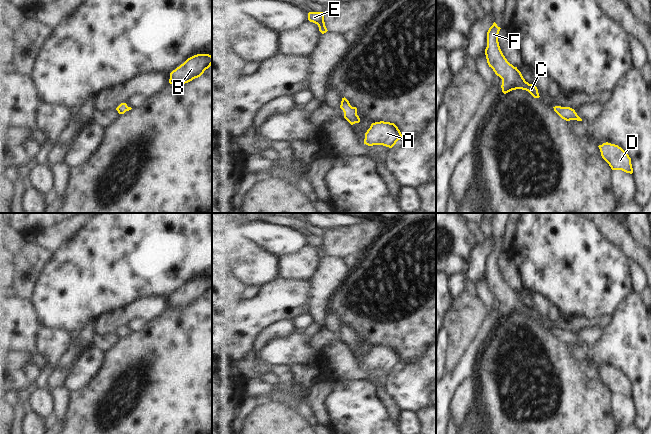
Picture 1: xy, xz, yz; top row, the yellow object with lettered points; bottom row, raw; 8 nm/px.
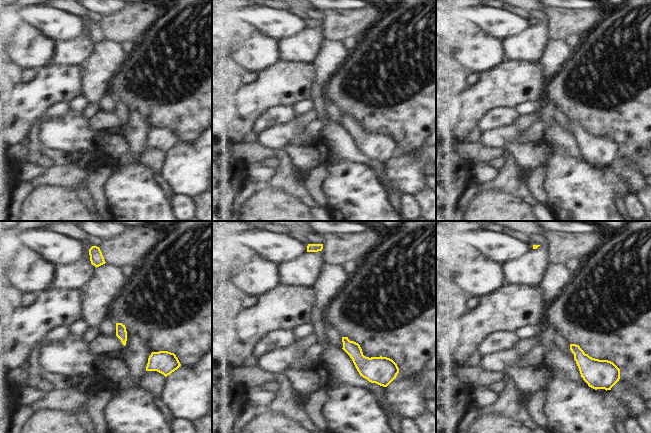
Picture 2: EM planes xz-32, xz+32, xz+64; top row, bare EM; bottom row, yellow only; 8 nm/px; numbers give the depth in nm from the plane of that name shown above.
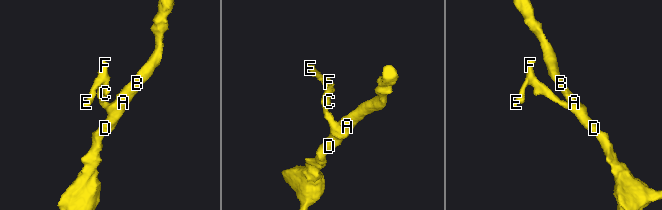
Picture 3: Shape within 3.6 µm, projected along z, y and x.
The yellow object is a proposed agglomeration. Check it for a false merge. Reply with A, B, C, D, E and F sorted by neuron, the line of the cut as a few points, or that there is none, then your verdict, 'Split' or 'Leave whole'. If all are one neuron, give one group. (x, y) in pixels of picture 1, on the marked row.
Groups: A B C D E F. No split. Leave whole.

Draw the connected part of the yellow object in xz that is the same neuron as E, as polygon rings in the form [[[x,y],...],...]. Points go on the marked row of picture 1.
[[[309,12],[308,13],[308,20],[310,22],[317,24],[319,27],[319,31],[322,34],[324,34],[328,31],[326,26],[325,26],[324,13],[323,12]]]

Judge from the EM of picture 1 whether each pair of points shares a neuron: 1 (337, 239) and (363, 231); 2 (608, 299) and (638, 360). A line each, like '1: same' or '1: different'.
1: same
2: different

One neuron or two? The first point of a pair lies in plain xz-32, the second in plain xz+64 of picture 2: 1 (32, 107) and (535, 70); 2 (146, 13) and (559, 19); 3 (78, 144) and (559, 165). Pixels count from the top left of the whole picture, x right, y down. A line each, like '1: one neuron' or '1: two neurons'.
1: one neuron
2: one neuron
3: two neurons

